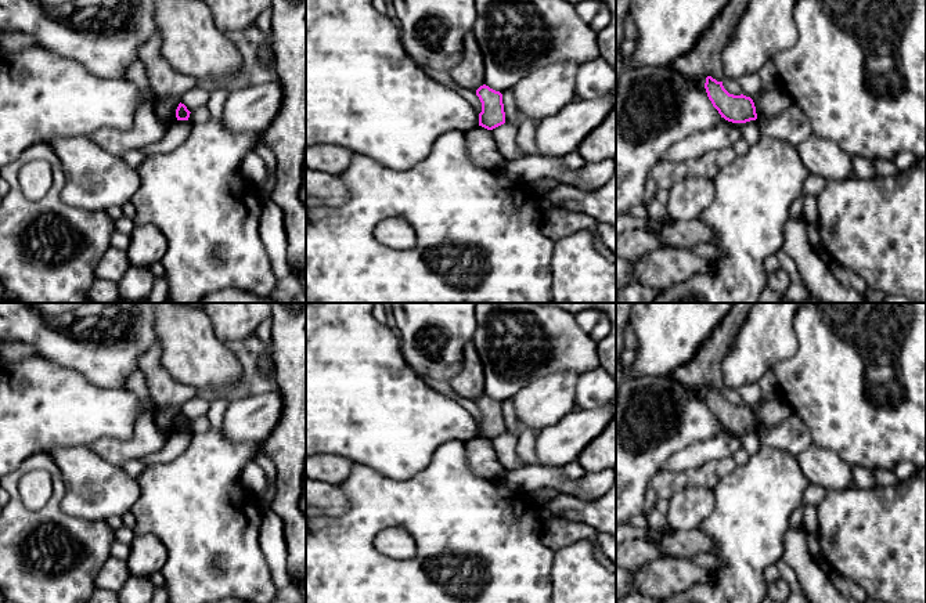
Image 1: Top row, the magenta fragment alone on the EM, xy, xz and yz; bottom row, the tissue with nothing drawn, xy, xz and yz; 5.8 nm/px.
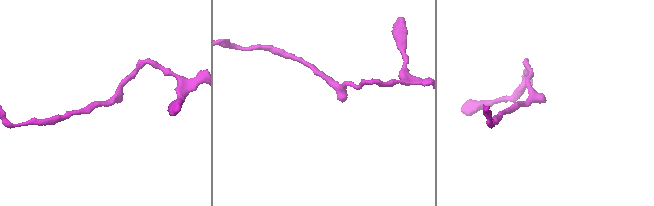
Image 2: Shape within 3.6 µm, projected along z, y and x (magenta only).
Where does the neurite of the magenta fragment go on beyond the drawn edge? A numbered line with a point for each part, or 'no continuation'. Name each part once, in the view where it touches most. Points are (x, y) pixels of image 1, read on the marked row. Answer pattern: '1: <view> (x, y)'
no continuation

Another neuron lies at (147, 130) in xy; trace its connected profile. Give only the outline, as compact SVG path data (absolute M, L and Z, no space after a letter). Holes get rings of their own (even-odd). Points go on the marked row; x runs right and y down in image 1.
M137 59L130 64L122 79L133 83L141 94L133 126L127 130L101 129L90 136L104 151L120 158L131 151L155 147L170 129L152 111L151 98L155 94L149 87L144 62Z

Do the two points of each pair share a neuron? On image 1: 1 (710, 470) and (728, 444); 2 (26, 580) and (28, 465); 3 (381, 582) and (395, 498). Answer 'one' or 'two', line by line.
1: two
2: one
3: one

